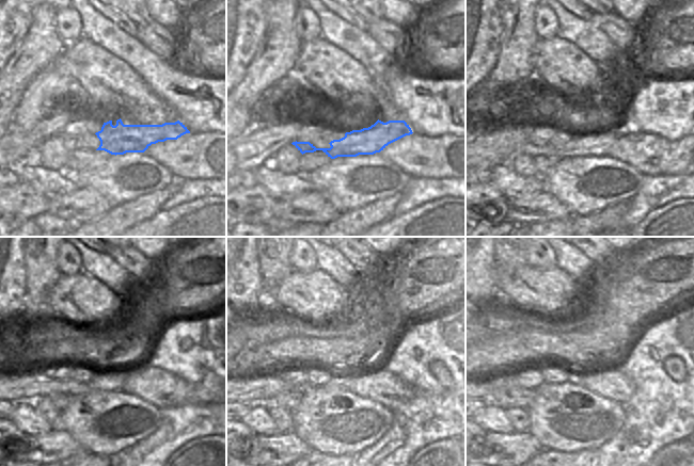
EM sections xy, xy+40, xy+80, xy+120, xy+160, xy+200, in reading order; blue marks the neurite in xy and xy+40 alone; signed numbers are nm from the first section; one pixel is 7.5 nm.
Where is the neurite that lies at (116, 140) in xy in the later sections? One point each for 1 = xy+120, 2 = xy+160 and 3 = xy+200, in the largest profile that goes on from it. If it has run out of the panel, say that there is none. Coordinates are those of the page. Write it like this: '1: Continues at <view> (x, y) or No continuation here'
1: Continues at xy+120 (9, 387)
2: Continues at xy+160 (248, 388)
3: Continues at xy+200 (487, 385).

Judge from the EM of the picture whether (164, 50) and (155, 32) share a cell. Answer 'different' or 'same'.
same

